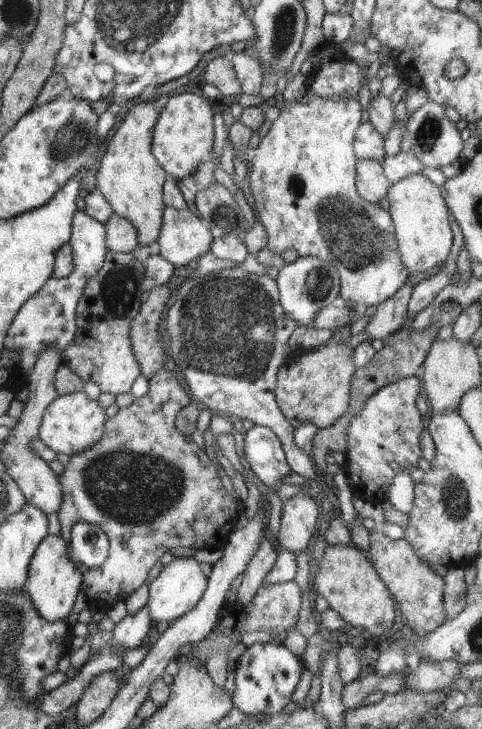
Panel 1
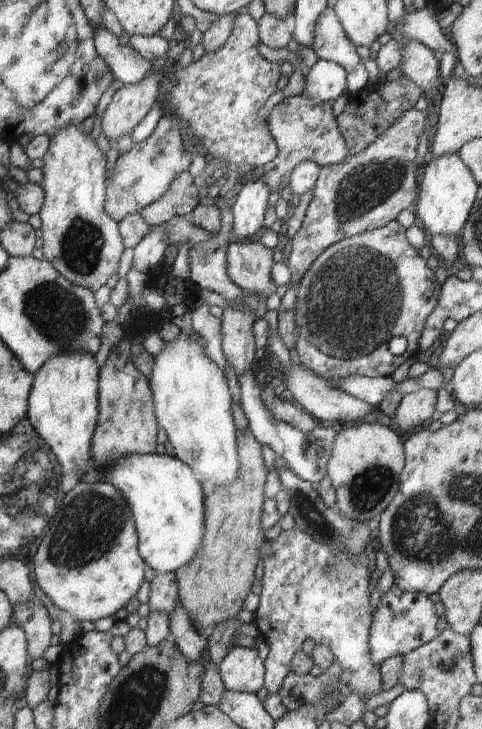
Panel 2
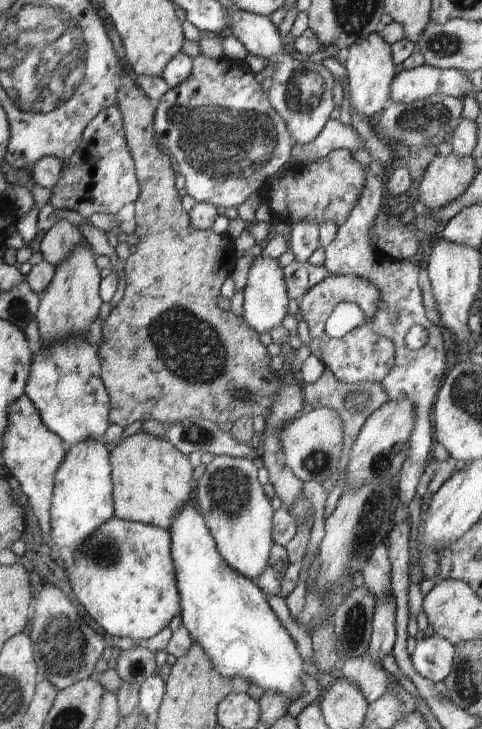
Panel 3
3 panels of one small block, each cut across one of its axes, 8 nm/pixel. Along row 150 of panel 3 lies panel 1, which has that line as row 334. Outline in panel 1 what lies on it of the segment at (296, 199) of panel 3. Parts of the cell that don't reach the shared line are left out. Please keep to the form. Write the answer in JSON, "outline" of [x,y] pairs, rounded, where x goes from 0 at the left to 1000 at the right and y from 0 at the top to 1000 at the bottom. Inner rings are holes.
{"outline":[[[732,440],[697,451],[676,472],[656,476],[656,483],[629,480],[608,484],[589,502],[577,506],[571,549],[585,569],[606,586],[618,587],[635,579],[651,582],[658,588],[689,586],[697,576],[722,564],[728,523],[739,513],[739,505],[730,494],[732,480],[726,475],[716,473],[716,468],[726,464],[724,450]]]}

